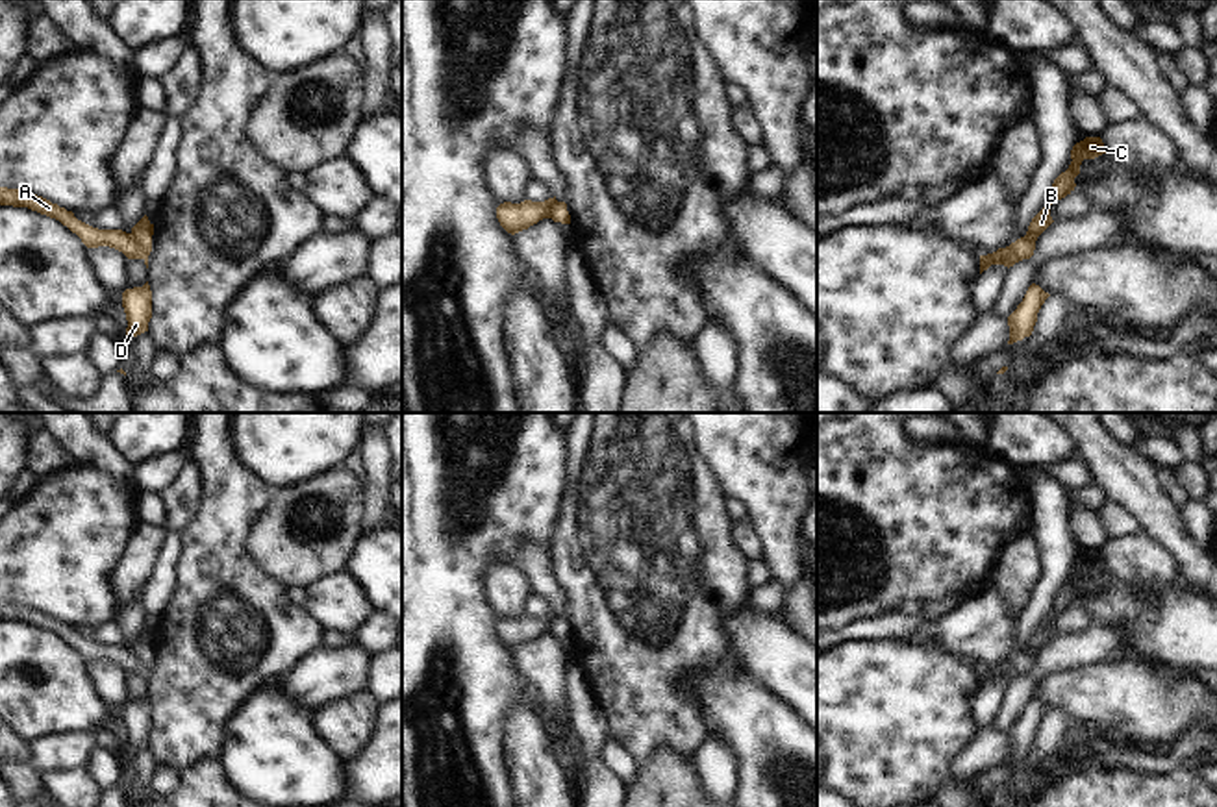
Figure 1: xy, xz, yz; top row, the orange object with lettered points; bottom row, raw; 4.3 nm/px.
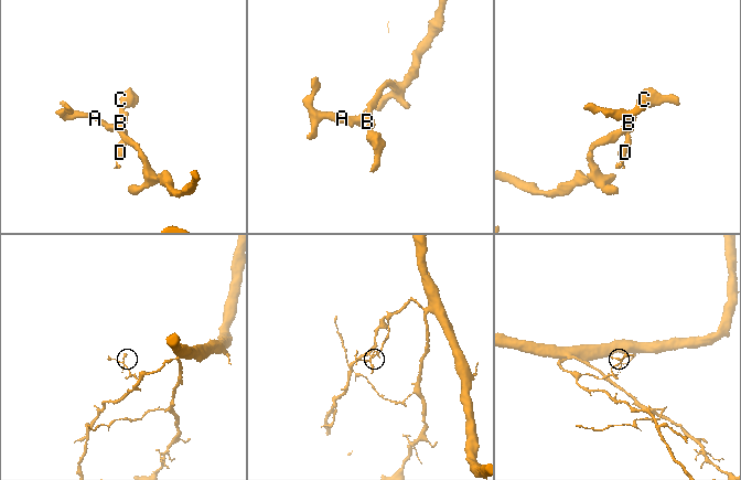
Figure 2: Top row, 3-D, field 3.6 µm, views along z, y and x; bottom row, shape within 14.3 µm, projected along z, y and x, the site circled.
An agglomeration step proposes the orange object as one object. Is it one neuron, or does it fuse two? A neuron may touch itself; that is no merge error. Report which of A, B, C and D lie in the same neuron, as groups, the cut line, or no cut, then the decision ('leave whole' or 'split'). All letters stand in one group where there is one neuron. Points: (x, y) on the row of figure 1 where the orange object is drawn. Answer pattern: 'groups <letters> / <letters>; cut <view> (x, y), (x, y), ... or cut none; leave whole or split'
groups A / B C D; cut xy (130, 234), (145, 258); split

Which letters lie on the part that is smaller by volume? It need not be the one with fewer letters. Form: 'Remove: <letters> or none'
Remove: B, C, D

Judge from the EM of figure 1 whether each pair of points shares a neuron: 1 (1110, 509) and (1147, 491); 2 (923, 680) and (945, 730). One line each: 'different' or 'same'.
1: different
2: same

